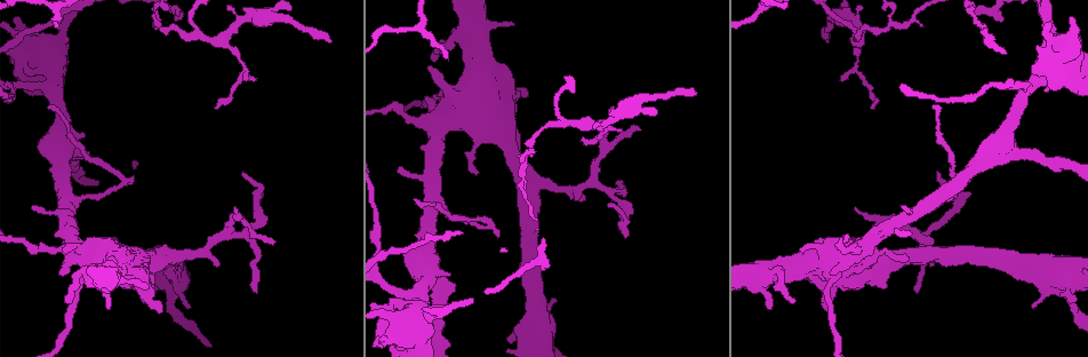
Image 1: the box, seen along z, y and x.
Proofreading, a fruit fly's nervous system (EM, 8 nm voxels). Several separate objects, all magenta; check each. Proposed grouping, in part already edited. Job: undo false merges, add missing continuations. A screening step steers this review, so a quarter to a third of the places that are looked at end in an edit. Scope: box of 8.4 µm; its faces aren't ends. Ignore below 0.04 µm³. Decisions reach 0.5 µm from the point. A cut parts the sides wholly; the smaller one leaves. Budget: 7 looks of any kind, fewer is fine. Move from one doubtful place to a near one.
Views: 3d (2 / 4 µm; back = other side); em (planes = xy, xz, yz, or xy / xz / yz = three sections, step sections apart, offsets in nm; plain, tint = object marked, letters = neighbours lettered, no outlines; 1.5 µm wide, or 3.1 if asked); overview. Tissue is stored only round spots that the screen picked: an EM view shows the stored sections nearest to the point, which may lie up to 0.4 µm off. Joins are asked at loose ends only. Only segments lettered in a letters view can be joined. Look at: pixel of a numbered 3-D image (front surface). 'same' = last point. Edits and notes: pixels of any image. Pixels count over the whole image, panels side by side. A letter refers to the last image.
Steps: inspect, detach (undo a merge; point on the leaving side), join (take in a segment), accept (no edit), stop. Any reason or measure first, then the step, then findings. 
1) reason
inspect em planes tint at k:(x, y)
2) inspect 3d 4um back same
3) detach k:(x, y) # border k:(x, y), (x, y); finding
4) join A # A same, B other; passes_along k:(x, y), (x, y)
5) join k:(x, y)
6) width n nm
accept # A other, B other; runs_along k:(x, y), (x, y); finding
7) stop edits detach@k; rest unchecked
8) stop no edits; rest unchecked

thick end
inspect 3d 4um at 1:(1034, 305)

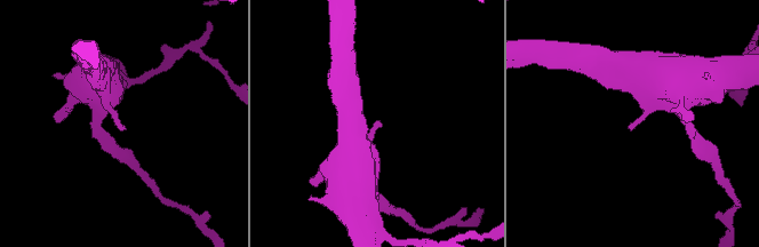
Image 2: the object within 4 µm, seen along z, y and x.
now the EM
inspect em yz step 8 tint at 2:(634, 128)

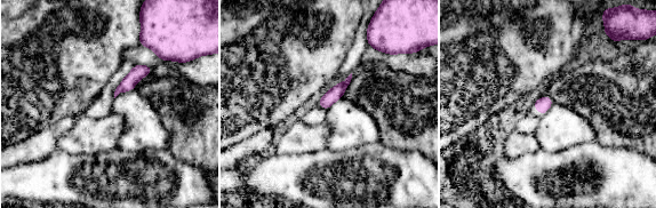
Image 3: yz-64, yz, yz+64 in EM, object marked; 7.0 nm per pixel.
inspect em planes letters same

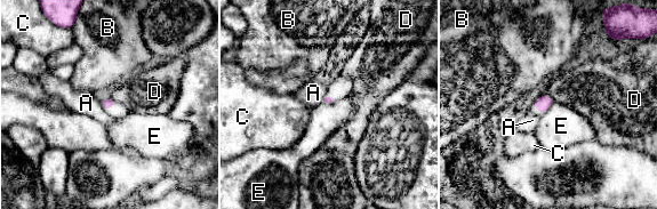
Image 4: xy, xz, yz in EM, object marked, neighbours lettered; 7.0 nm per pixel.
accept # A other, B other, C other, D other, E other; border 4:(553, 102), (546, 111); none of them fits

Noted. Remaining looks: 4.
an open end
inspect em planes letters at 1:(398, 170)

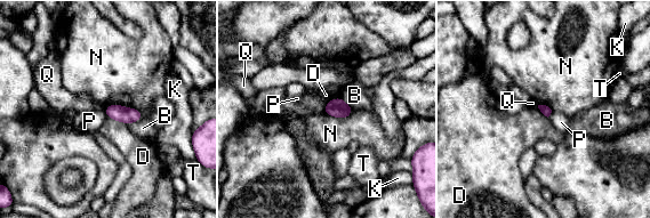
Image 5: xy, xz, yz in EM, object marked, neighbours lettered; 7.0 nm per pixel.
longest_contact N 260 nm
accept # B other, D other, K other, N other, P other, Q other, T other; no lettered segment goes on from it

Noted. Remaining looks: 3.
free end
inspect em planes letters at 1:(328, 41)

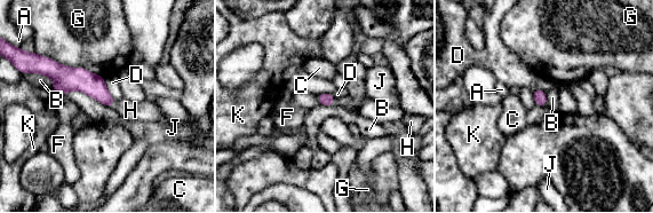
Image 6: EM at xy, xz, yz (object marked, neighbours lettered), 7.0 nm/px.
longest_contact G 460 nm
join 6:(130, 110) # A other, B other, C other, D other, F other, G other, H same, J other, K other; passes_along 6:(93, 85), (113, 103), (130, 110); the cell continues

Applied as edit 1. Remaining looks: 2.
stop edits join@6; rest unchecked

